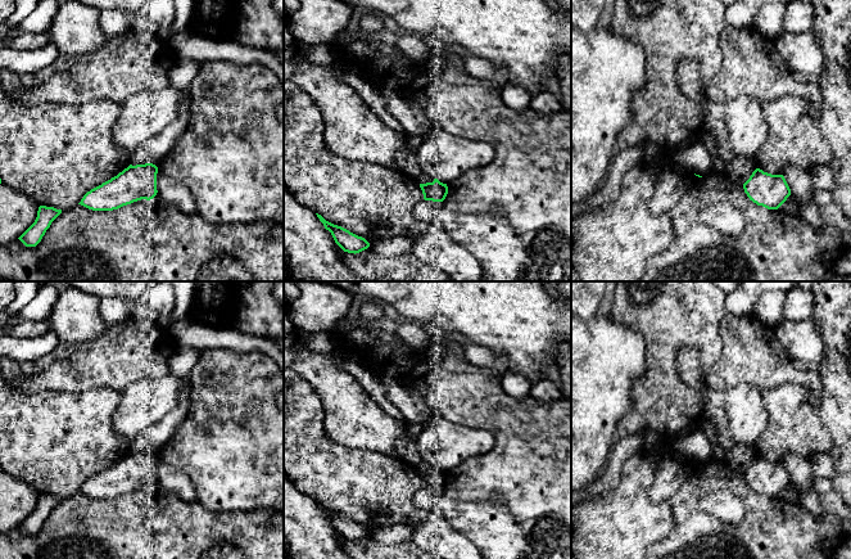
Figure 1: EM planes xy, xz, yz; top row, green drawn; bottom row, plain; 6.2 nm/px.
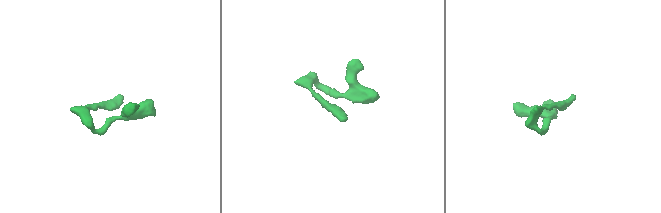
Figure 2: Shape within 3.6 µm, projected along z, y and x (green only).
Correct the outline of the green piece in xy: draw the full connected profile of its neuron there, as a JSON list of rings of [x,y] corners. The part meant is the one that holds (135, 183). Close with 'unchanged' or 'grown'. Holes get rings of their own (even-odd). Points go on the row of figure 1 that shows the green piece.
[[[153,163],[130,164],[117,176],[87,191],[78,204],[92,211],[113,211],[133,202],[153,199],[158,167]]]; unchanged

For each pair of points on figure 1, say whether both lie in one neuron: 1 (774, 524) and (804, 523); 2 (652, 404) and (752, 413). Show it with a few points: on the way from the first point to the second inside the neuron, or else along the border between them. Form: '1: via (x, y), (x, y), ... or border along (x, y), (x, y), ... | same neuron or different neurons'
1: via (782, 524), (796, 524) | same neuron
2: border along (686, 383), (702, 397), (702, 411), (698, 420) | different neurons

